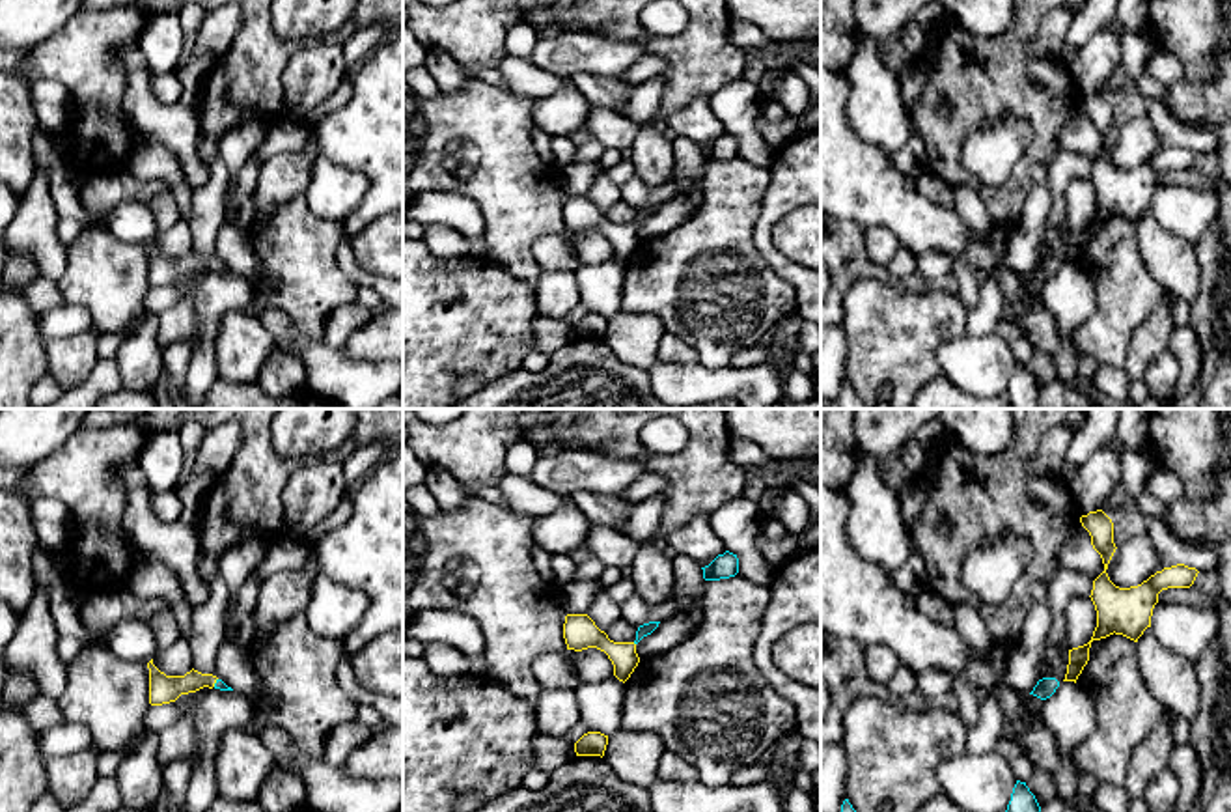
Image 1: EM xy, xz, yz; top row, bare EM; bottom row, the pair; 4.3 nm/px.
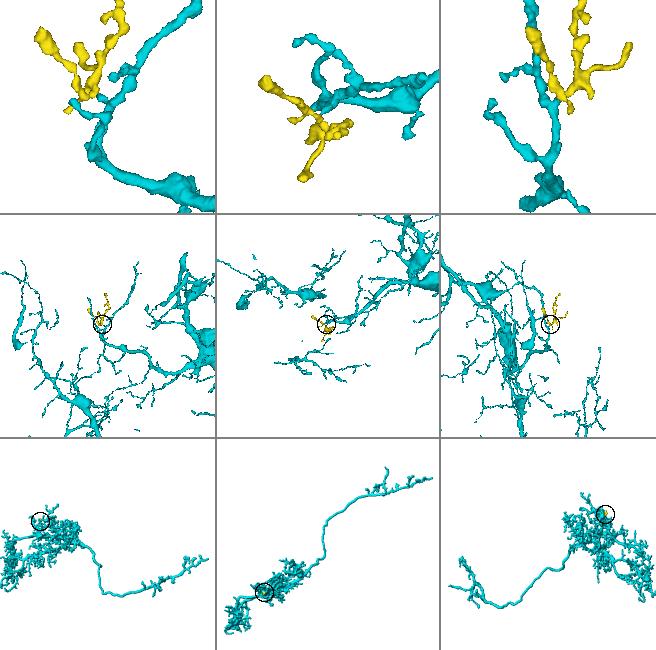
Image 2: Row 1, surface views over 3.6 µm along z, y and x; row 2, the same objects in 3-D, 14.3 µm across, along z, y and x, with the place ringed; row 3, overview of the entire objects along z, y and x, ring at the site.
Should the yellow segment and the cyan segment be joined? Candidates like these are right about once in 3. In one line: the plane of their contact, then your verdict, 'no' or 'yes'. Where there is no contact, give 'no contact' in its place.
meets yellow in xy; yes

